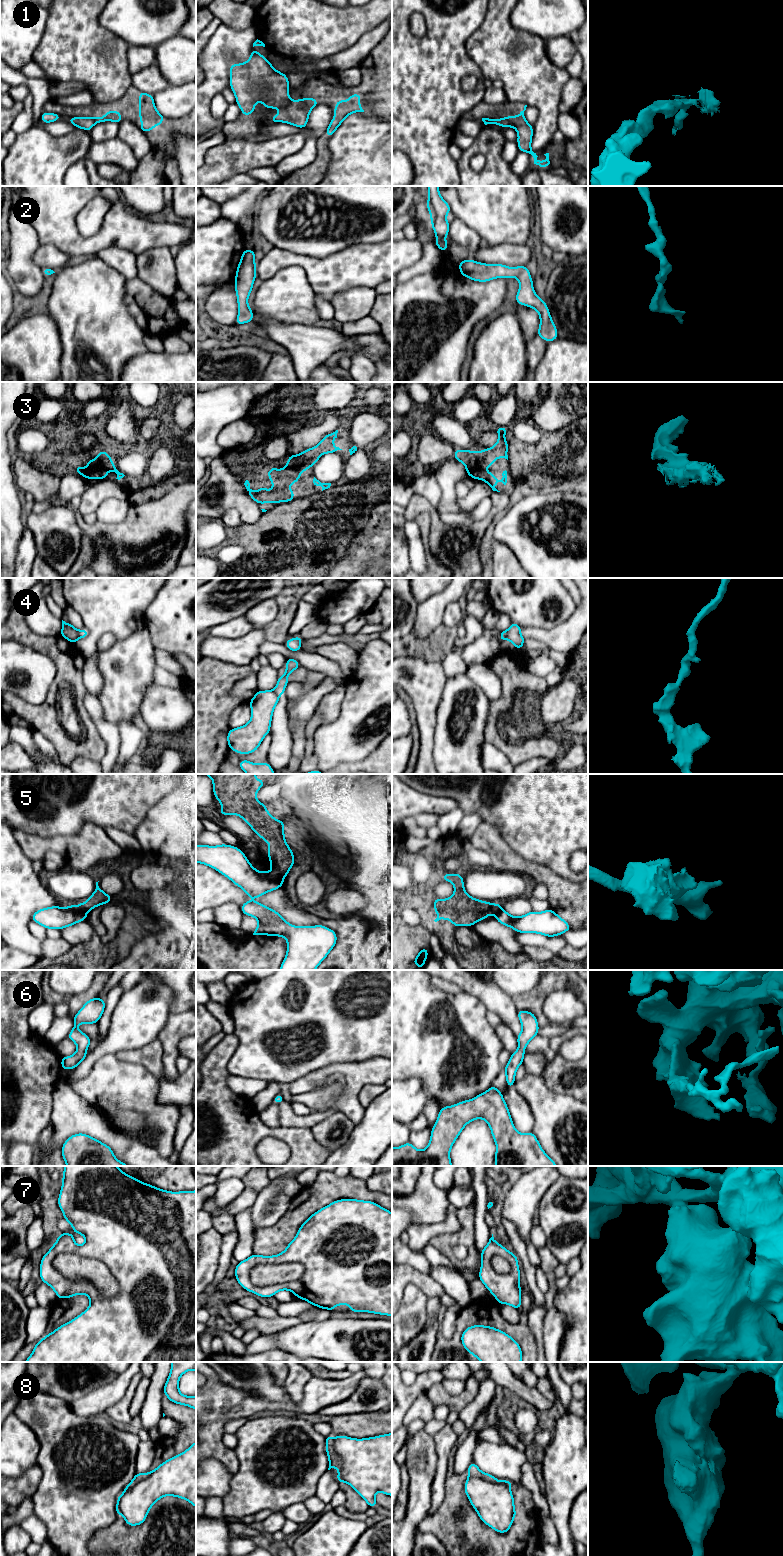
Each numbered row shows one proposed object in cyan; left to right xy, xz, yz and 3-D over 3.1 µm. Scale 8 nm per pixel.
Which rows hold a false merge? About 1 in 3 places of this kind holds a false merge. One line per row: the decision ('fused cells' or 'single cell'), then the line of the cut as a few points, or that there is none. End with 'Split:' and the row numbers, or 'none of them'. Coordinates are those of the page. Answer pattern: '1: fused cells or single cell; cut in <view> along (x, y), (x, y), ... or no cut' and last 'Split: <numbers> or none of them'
1: fused cells; cut in xz along (289, 99), (285, 105), (278, 108)
2: single cell; no cut
3: single cell; no cut
4: fused cells; cut in xy along (78, 631), (79, 637)
5: fused cells; cut in xy along (76, 906), (86, 914)
6: single cell; no cut
7: fused cells; cut in xy along (52, 1260), (63, 1275), (89, 1280), (104, 1297), (121, 1290)
8: fused cells; cut in xz along (335, 1437), (334, 1451), (339, 1458), (339, 1466), (337, 1468)
Split: 1, 4, 5, 7, 8

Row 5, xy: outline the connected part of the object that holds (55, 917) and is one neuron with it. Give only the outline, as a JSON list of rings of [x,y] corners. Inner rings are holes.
[[[58,905],[37,910],[31,917],[34,921],[46,929],[62,930],[78,922],[87,919],[87,914],[77,908],[77,906],[68,905],[61,908]]]

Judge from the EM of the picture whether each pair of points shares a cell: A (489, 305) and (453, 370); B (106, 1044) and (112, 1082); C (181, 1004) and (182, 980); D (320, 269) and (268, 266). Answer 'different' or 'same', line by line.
A: same
B: different
C: same
D: same

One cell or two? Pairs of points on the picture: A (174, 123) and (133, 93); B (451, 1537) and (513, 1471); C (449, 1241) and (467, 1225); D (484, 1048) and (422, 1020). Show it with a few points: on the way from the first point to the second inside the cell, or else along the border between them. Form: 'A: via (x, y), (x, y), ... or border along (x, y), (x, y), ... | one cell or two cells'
A: via (163, 123), (159, 123), (140, 104) | one cell
B: border along (503, 1480), (511, 1480), (520, 1484) | two cells
C: via (454, 1239), (465, 1230) | one cell
D: via (469, 1048), (458, 1048), (437, 1028) | one cell

